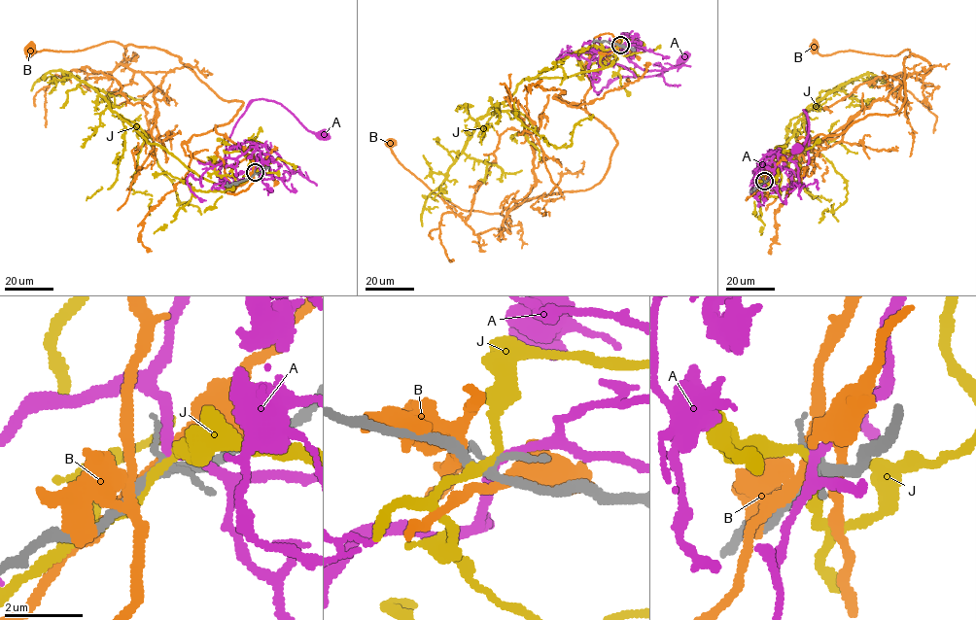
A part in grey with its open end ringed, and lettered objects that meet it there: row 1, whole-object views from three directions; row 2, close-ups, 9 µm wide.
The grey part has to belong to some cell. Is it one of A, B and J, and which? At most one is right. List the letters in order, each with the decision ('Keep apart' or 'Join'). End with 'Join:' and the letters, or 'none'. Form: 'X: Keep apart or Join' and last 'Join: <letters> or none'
A: Join
B: Keep apart
J: Keep apart
Join: A

